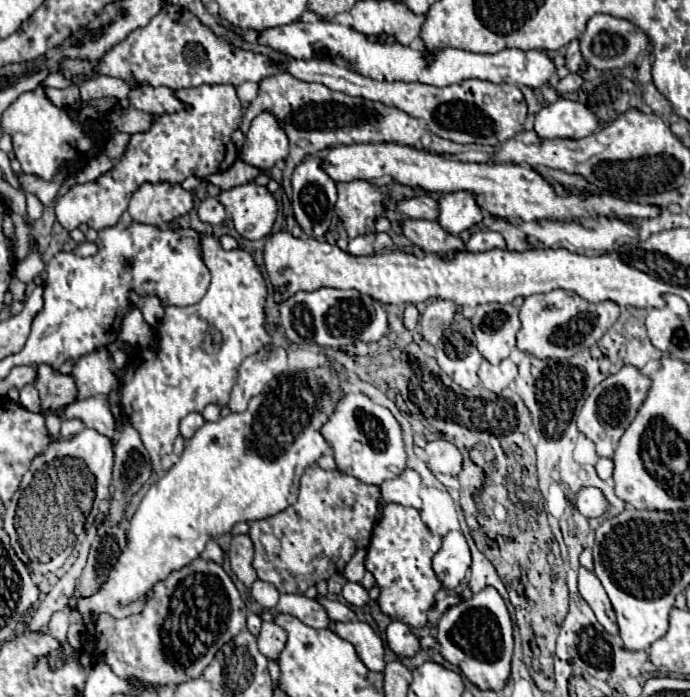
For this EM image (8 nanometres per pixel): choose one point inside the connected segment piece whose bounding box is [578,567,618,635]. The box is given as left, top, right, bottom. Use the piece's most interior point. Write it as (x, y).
(591, 589)

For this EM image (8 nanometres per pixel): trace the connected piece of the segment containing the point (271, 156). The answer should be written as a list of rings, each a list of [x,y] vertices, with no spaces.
[[[262,111],[254,117],[250,131],[246,133],[246,143],[242,145],[240,159],[260,171],[270,171],[278,159],[284,159],[290,151],[288,137],[278,125],[278,117],[270,111]]]

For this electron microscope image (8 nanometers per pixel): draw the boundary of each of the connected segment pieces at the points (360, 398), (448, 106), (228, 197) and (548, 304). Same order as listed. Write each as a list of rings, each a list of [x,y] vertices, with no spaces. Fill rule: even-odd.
[[[346,393],[346,399],[338,403],[334,415],[324,425],[322,435],[332,445],[336,469],[362,483],[380,485],[386,479],[398,477],[406,469],[406,451],[398,421],[386,407],[376,405],[366,395]]]
[[[288,59],[288,71],[302,81],[316,81],[332,91],[342,91],[346,95],[364,97],[370,101],[382,101],[386,105],[400,107],[416,119],[426,121],[426,127],[438,137],[450,139],[454,143],[480,143],[480,145],[500,145],[520,133],[526,121],[526,99],[516,85],[490,83],[480,79],[466,79],[448,87],[434,87],[424,83],[386,83],[370,81],[344,65],[336,65],[322,59],[296,61]]]
[[[244,183],[222,191],[220,197],[226,211],[232,215],[234,229],[250,241],[268,237],[278,217],[278,203],[274,195],[256,183]]]
[[[556,289],[544,295],[526,297],[520,307],[520,331],[516,333],[516,347],[538,359],[566,359],[580,353],[602,339],[602,335],[620,317],[620,307],[612,301],[588,303],[572,291]]]

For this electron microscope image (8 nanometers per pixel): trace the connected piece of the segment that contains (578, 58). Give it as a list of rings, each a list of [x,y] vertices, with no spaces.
[[[572,41],[564,53],[566,57],[566,69],[570,73],[578,73],[580,69],[580,63],[582,63],[582,55],[580,55],[580,49],[578,49],[578,41]]]

